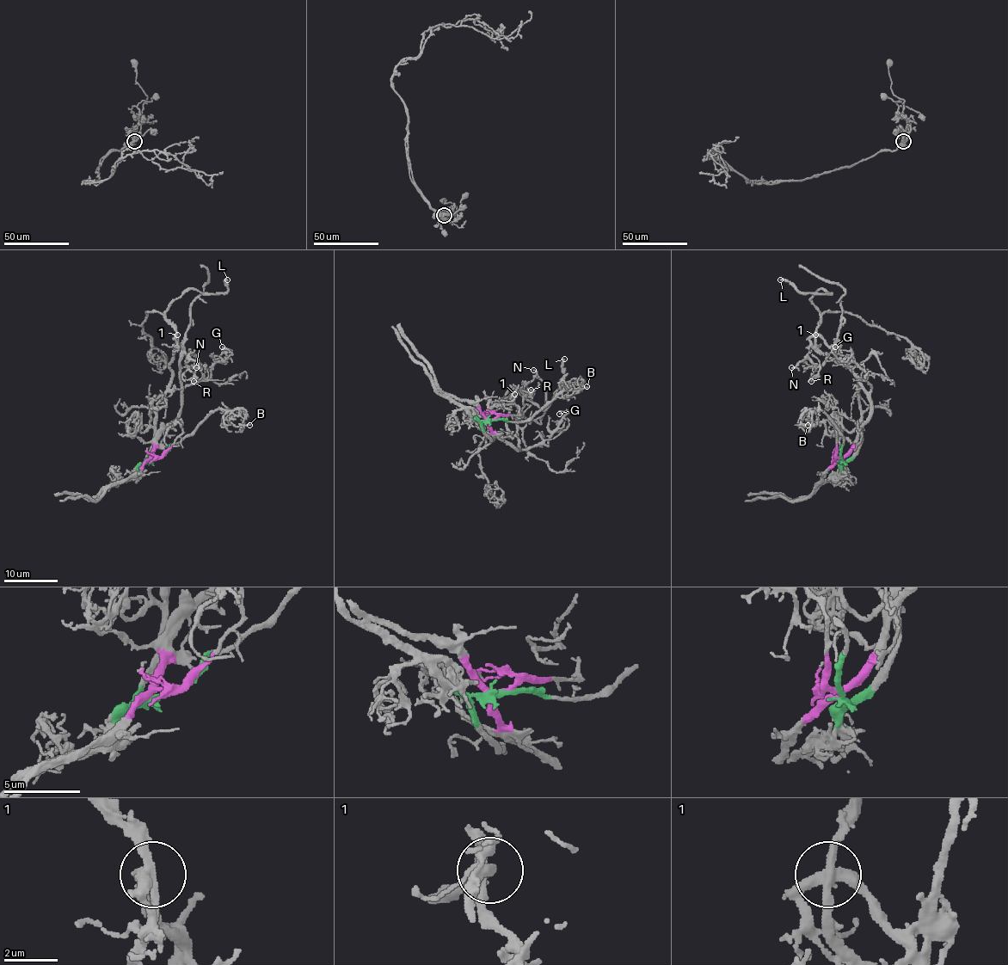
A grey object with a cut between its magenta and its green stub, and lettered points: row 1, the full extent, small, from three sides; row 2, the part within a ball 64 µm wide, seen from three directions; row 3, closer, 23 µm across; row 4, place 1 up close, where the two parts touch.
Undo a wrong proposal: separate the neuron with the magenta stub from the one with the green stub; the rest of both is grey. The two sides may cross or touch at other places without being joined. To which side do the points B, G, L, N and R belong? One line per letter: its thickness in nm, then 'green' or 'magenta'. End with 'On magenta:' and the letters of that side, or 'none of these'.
B: 140 nm | green
G: 130 nm | magenta
L: 280 nm | green
N: 200 nm | magenta
R: 150 nm | magenta
On magenta: G, N, R

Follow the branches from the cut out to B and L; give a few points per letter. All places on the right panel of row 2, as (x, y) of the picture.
B: (841, 458), (844, 435), (819, 409), (815, 411), (818, 416), (815, 424), (808, 424)
L: (841, 458), (861, 439), (861, 407), (856, 376), (815, 345), (809, 298), (830, 293), (780, 279)

